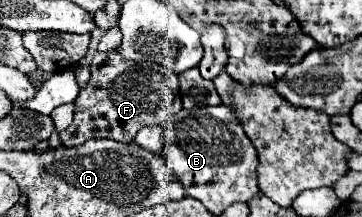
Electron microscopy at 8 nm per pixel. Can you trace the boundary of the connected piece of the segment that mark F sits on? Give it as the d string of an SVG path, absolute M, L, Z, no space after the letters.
M116 51L96 53L90 63L90 71L90 83L76 97L74 123L60 133L64 147L78 147L88 139L98 137L114 139L120 143L132 143L138 129L146 125L160 125L170 115L182 109L178 77L172 71L142 69L138 63L120 59Z

